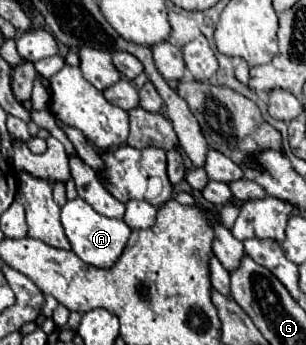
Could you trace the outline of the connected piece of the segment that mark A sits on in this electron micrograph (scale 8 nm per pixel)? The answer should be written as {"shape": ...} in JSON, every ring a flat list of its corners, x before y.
{"shape":[[77,197,73,201,67,201,61,207,61,223,63,223,65,235,67,235,69,243,71,243,73,253,81,261,85,261,87,265,91,265,95,269,111,269,119,261,121,253,125,251,127,239,131,235,131,229,127,227,127,223,123,219,109,219,109,217,99,215,81,197]]}

